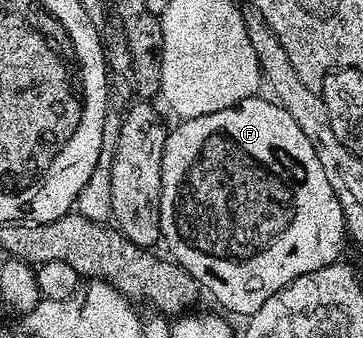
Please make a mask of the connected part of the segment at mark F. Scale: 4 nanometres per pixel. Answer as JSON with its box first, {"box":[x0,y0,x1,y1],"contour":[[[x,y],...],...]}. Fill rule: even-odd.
{"box":[159,94,347,318],"contour":[[[256,94],[245,98],[240,104],[235,105],[233,108],[226,108],[225,110],[217,110],[213,114],[205,114],[201,118],[193,118],[192,120],[180,119],[179,125],[176,128],[172,127],[167,134],[167,141],[165,142],[165,150],[161,154],[161,206],[159,213],[161,214],[161,240],[169,251],[170,259],[174,260],[180,268],[185,269],[188,274],[197,283],[204,293],[207,292],[220,304],[223,308],[228,308],[231,312],[236,312],[237,315],[243,316],[242,318],[250,318],[257,310],[261,310],[261,306],[265,306],[265,302],[269,298],[273,298],[273,294],[277,294],[289,282],[293,282],[301,274],[309,274],[313,270],[321,270],[325,266],[336,263],[340,259],[339,256],[343,252],[343,240],[345,244],[345,237],[347,236],[347,223],[343,217],[341,210],[341,202],[337,202],[337,194],[333,194],[333,186],[329,186],[329,178],[325,178],[325,170],[321,170],[321,161],[317,159],[317,150],[313,150],[313,142],[309,142],[309,138],[305,138],[305,134],[301,130],[301,126],[297,126],[297,122],[293,122],[293,117],[286,112],[280,104],[276,104],[274,99],[266,98],[262,100],[262,95]]]}

